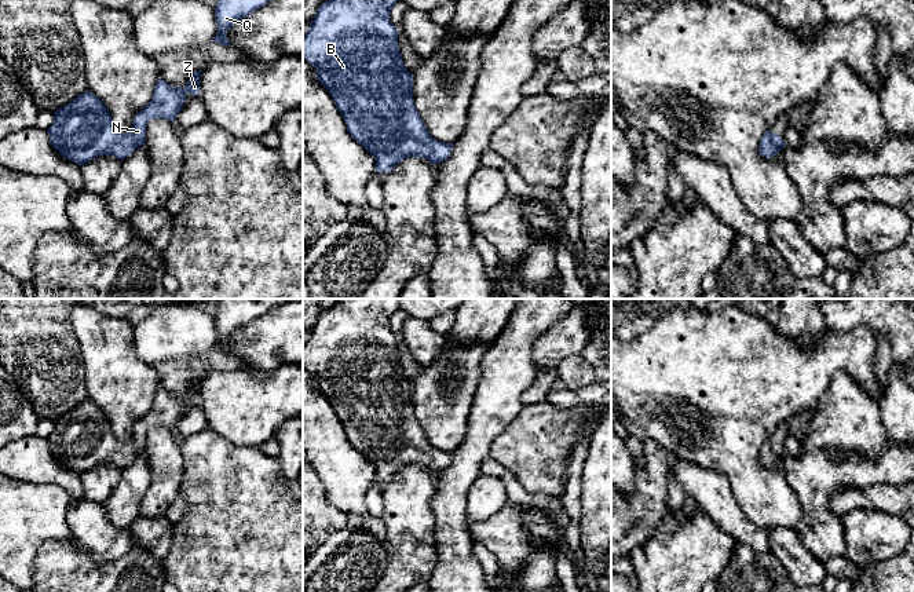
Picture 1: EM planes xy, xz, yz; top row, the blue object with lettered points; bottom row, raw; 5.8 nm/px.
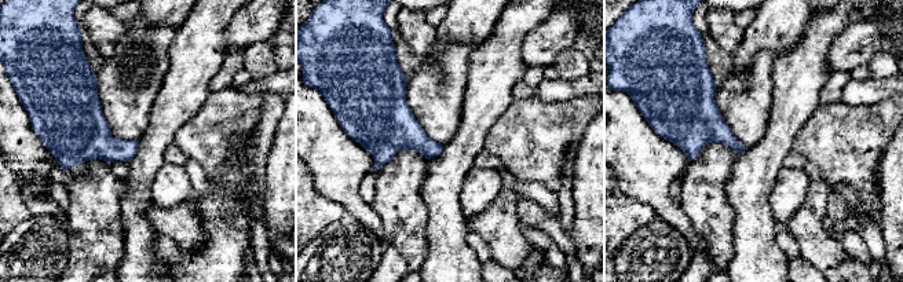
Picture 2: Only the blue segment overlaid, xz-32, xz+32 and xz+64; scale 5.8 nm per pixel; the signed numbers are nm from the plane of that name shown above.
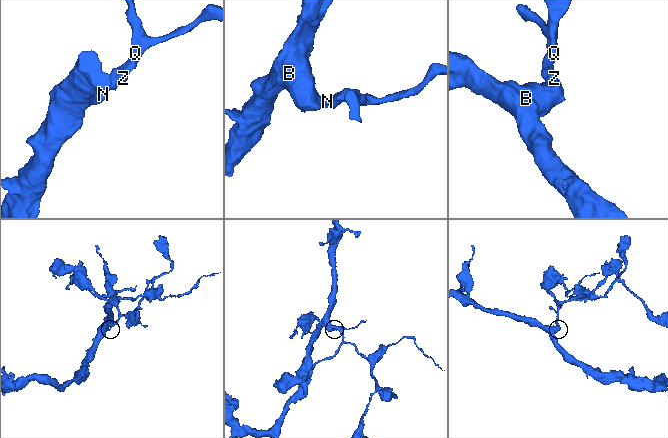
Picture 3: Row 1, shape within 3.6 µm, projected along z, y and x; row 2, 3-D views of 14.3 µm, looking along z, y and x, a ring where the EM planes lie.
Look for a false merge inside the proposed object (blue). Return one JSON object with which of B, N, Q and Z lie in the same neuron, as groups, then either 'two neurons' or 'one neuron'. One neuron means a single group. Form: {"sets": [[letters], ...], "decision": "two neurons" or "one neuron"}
{"sets": [["B", "N", "Q", "Z"]], "decision": "one neuron"}

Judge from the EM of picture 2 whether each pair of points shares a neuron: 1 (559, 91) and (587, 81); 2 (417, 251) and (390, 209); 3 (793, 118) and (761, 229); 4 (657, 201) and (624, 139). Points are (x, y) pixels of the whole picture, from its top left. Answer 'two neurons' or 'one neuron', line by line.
1: one neuron
2: one neuron
3: one neuron
4: one neuron

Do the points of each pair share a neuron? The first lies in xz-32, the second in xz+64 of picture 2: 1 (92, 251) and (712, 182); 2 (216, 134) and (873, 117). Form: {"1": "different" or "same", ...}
{"1": "same", "2": "same"}

